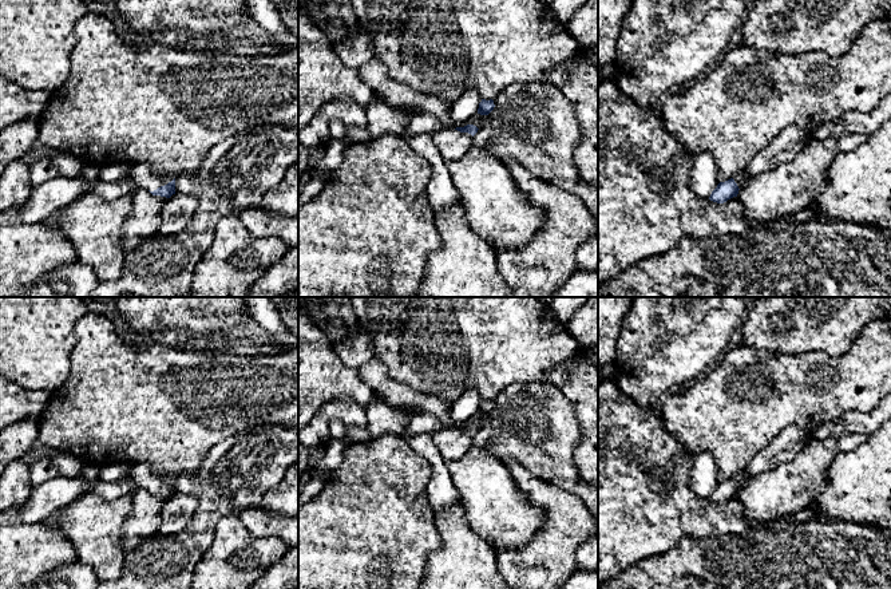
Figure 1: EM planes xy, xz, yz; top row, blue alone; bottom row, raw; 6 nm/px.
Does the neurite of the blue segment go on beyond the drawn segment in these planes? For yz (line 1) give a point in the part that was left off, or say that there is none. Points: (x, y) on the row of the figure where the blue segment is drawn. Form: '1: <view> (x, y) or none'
1: yz (741, 178)

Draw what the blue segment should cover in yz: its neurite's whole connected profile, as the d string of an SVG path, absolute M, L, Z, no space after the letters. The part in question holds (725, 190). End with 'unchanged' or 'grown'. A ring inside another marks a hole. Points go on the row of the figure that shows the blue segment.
M744 171L738 173L734 178L725 182L720 182L717 187L712 191L709 199L717 203L724 203L728 199L737 197L738 190L748 183L751 175Z; grown

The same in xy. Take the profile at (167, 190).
M147 163L128 166L135 187L146 189L153 195L170 198L175 194L175 178L170 175L155 175Z; grown

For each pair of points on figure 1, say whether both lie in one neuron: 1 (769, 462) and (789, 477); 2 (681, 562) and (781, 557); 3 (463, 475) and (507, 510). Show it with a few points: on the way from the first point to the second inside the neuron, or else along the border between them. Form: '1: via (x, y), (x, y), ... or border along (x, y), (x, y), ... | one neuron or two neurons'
1: border along (802, 449), (792, 458), (751, 477) | two neurons
2: via (707, 562), (756, 562) | one neuron
3: via (474, 477), (497, 499) | one neuron

